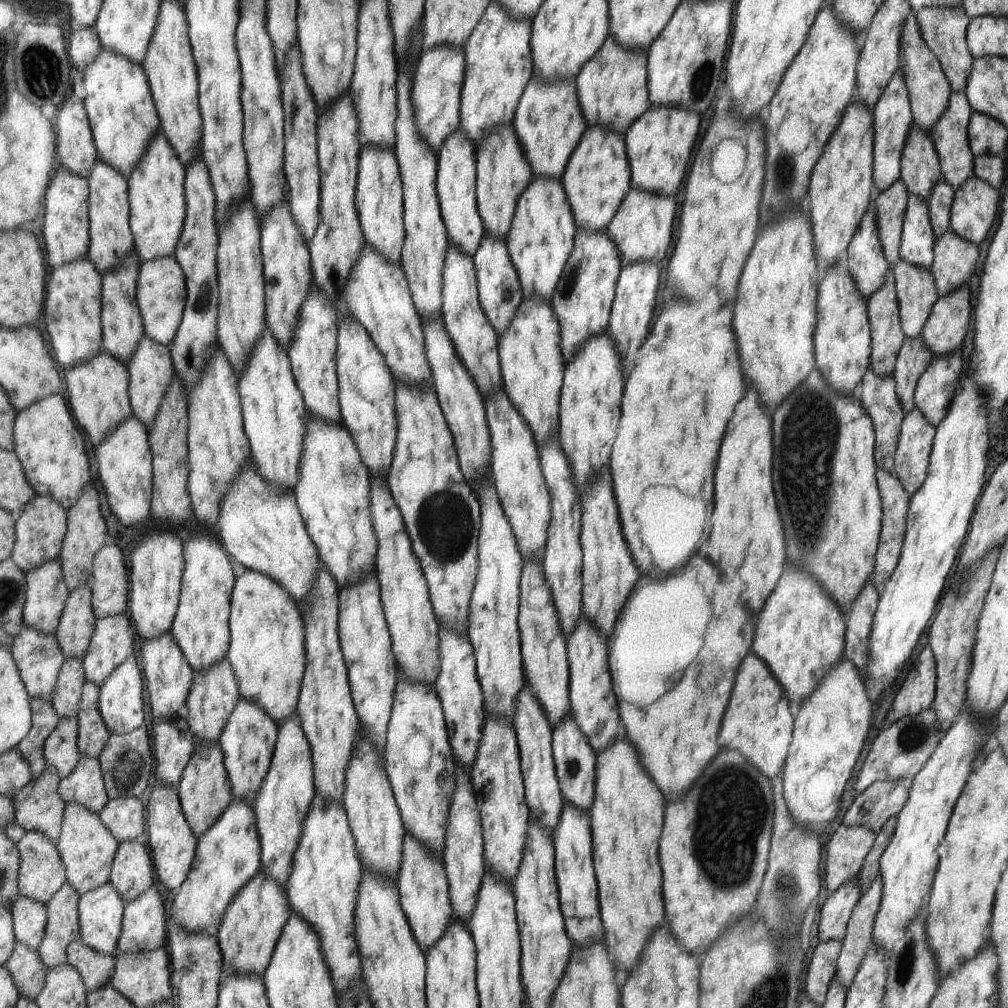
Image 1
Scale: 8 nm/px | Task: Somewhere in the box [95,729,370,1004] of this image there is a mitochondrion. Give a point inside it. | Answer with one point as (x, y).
(126, 772)

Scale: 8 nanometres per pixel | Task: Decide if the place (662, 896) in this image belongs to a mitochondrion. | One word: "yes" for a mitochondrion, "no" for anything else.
no

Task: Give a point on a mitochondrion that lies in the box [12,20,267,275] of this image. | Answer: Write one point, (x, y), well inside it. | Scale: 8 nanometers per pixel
(43, 71)

